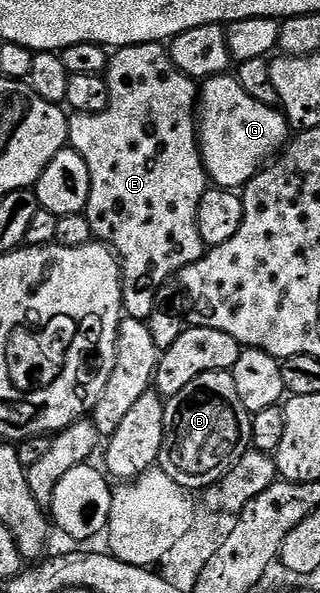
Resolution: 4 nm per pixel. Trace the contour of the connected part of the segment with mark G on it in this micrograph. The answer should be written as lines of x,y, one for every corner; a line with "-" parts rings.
221,75
207,78
199,90
198,136
204,154
204,168
208,170
211,184
240,191
269,159
275,158
285,148
290,126
287,117
275,104
259,101
241,83
239,76

